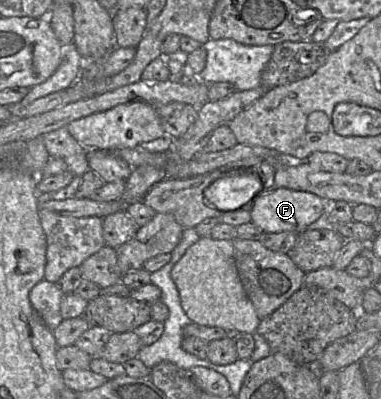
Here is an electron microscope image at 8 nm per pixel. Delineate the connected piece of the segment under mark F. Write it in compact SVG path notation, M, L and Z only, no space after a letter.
M288 188L277 190L256 197L251 213L251 222L265 233L293 231L300 233L325 214L329 203L323 198L305 191L296 191Z

